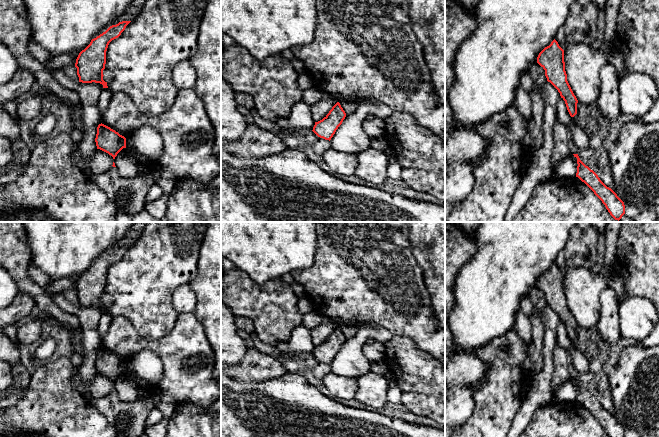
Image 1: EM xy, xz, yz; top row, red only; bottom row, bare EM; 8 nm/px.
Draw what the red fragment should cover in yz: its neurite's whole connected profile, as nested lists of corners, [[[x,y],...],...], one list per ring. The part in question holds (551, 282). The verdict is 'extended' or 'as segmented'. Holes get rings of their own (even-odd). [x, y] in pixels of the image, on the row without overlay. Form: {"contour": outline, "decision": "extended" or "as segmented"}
{"contour": [[[554,263],[537,281],[537,287],[545,294],[547,305],[560,317],[571,341],[577,338],[578,324],[574,319],[565,295],[564,274]]], "decision": "as segmented"}

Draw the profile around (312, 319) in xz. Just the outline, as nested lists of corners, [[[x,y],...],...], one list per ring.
[[[313,309],[303,316],[302,325],[312,330],[320,325],[322,319],[323,316]]]

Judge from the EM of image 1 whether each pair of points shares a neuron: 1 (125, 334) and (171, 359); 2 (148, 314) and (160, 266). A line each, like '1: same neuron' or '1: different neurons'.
1: same neuron
2: same neuron

